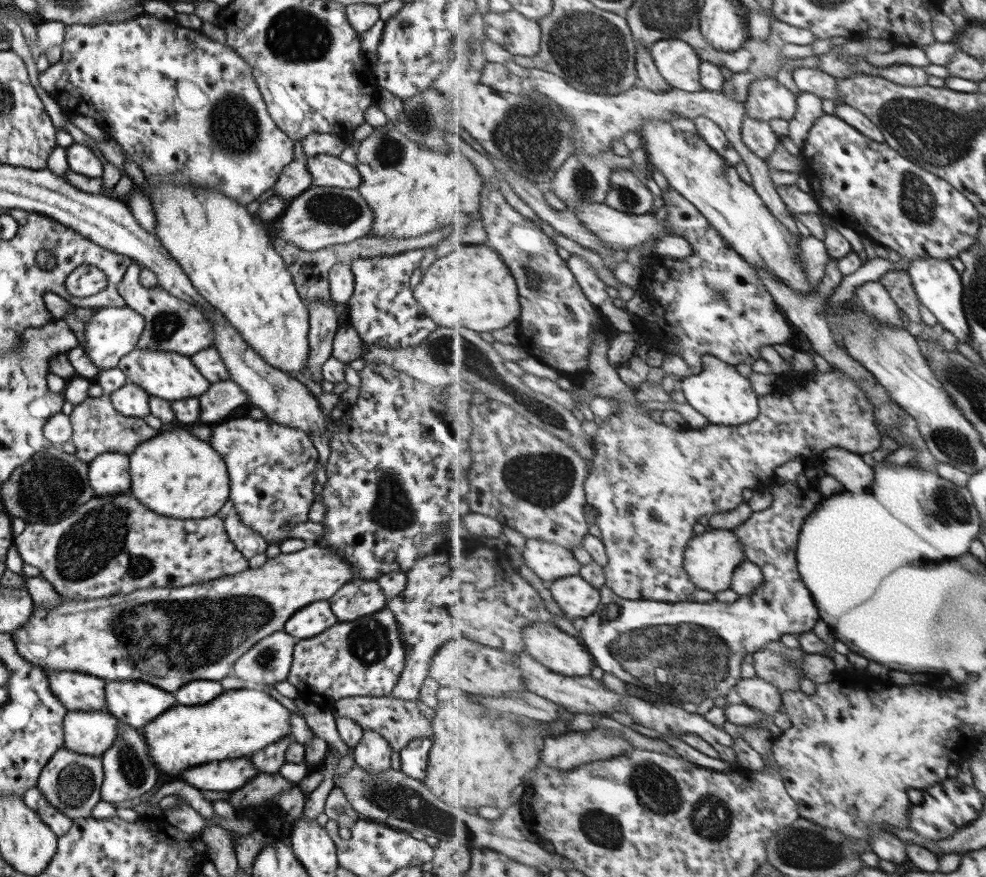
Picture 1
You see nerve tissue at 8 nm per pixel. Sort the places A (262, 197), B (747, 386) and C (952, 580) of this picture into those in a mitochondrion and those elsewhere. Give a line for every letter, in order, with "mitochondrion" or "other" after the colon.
A: other
B: other
C: other

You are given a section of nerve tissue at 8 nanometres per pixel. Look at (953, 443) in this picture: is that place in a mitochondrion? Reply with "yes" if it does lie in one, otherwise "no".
yes

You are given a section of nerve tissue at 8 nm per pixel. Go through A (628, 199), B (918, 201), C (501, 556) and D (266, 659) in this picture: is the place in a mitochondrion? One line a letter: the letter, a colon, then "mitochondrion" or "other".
A: mitochondrion
B: mitochondrion
C: other
D: mitochondrion

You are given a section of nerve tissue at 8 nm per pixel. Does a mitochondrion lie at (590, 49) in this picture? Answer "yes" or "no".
yes

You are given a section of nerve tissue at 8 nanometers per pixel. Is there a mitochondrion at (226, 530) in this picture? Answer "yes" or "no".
no

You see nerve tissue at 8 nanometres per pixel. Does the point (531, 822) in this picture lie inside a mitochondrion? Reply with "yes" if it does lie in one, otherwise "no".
no

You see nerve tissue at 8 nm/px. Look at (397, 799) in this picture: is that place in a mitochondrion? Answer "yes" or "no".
yes

